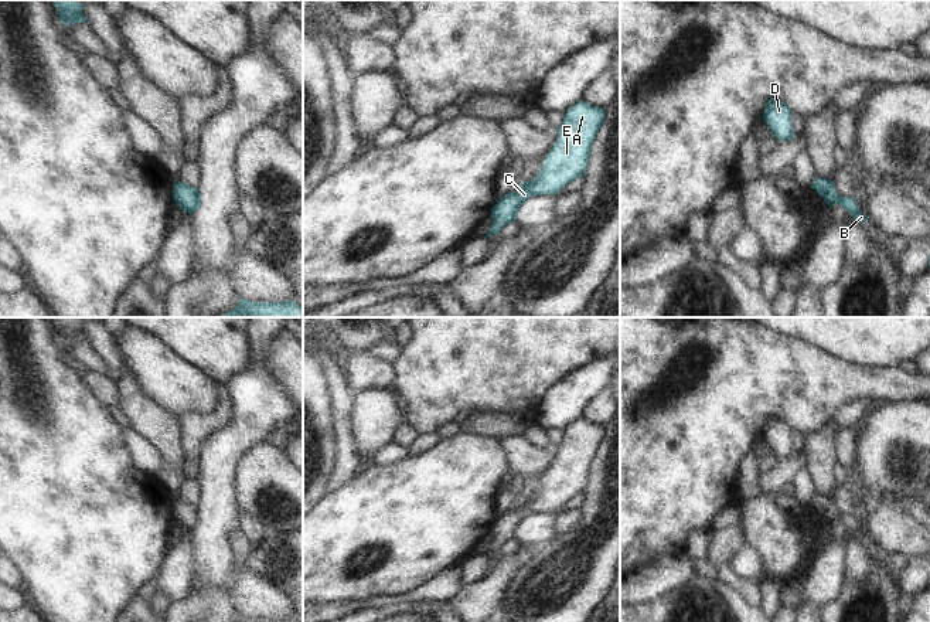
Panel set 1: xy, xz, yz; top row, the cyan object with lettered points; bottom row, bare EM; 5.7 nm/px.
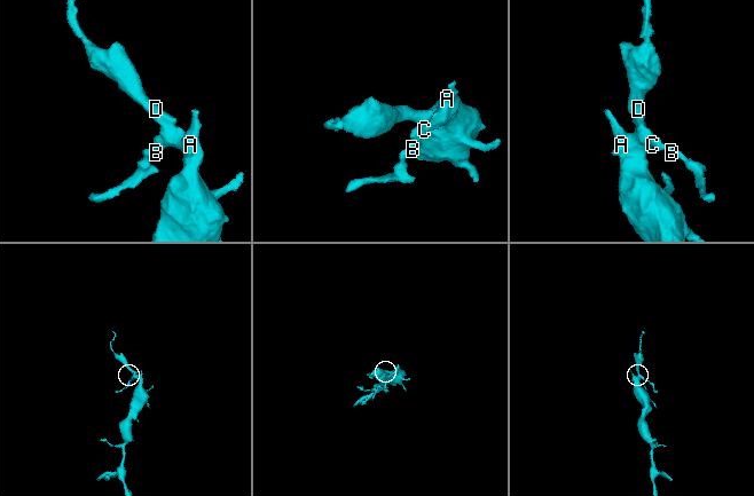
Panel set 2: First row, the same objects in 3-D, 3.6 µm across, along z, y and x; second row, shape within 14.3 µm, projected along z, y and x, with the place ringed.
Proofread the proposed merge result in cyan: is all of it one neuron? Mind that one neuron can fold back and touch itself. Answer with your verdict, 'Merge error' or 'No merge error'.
No merge error.

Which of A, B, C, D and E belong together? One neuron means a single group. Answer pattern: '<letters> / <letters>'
A B C D E

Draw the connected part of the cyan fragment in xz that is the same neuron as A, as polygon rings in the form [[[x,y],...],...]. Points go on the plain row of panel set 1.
[[[585,418],[575,421],[559,443],[558,458],[545,473],[541,487],[531,499],[522,499],[521,506],[501,514],[491,526],[493,543],[486,553],[500,551],[500,547],[517,537],[521,523],[532,513],[556,511],[569,500],[582,494],[603,439],[606,426]]]

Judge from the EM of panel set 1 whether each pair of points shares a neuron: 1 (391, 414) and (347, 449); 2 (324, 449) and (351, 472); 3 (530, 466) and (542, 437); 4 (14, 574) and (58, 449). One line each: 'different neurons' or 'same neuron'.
1: different neurons
2: different neurons
3: different neurons
4: different neurons

